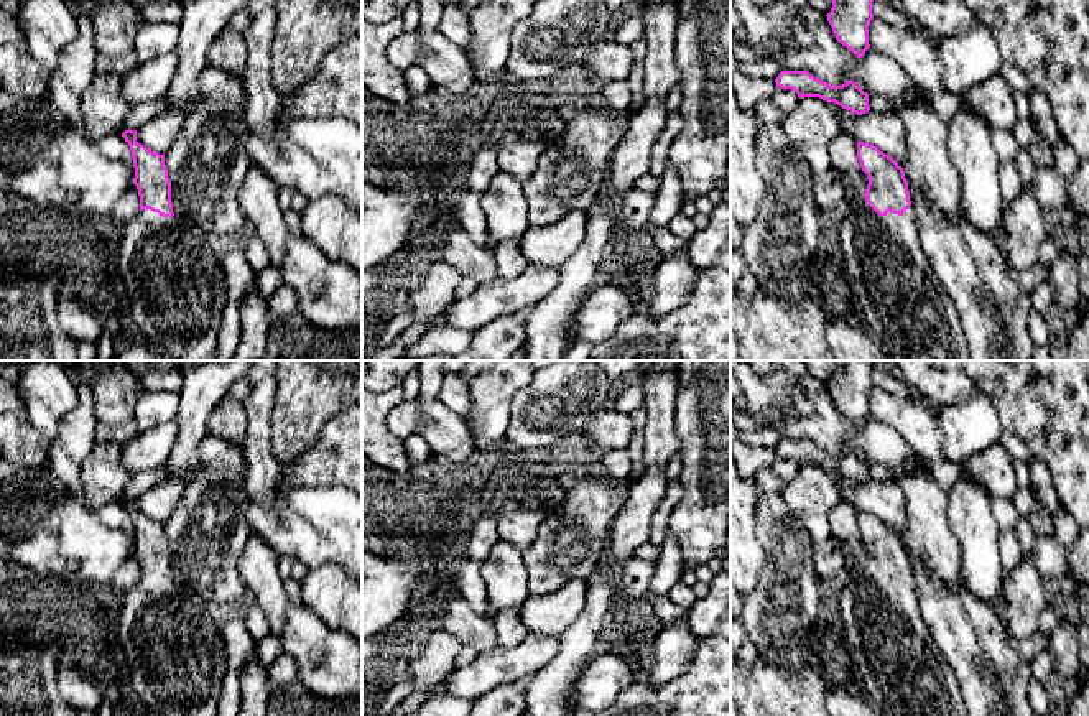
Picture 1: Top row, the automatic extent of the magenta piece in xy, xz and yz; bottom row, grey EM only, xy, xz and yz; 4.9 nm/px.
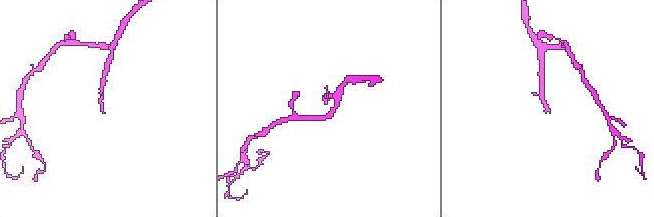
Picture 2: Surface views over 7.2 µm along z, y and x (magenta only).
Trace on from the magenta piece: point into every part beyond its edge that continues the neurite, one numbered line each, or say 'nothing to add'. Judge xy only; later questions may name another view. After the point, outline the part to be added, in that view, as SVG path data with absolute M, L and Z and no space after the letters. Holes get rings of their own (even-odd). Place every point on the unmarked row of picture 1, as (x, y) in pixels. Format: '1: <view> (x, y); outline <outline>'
1: xy (171, 641); outline M138 579L127 593L118 639L130 688L156 716L217 716L227 670L222 617L179 586Z

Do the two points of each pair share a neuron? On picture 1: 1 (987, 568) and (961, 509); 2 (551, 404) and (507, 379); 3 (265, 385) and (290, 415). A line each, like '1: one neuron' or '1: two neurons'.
1: one neuron
2: two neurons
3: two neurons

